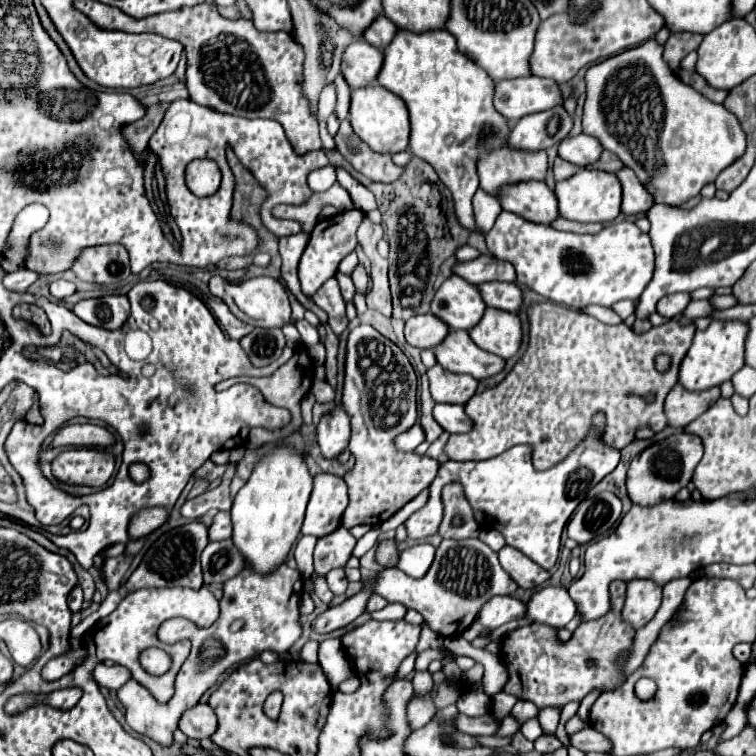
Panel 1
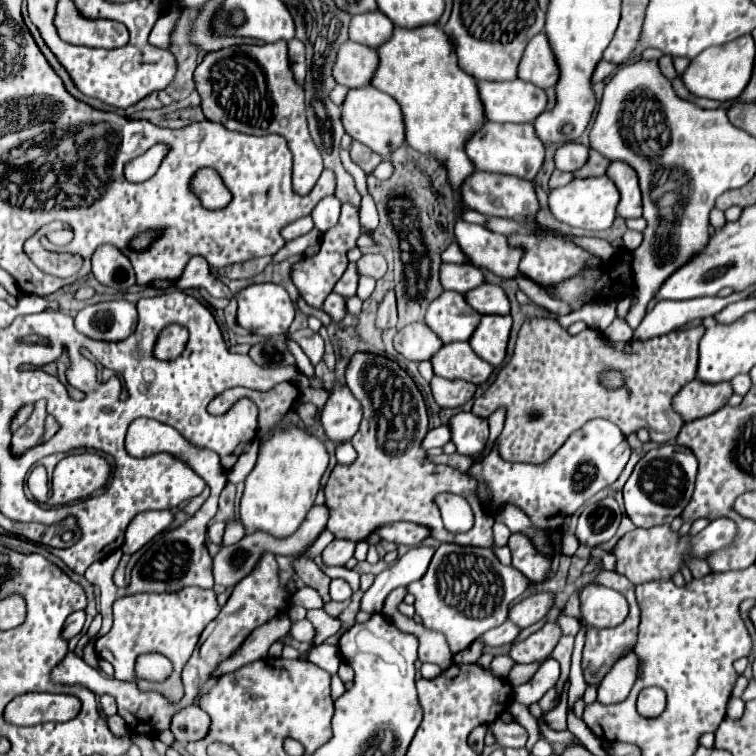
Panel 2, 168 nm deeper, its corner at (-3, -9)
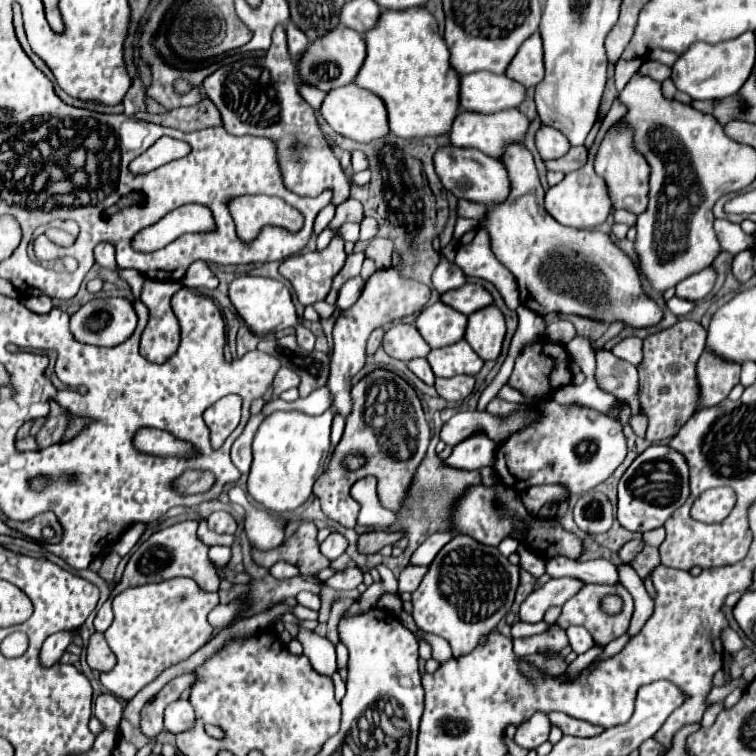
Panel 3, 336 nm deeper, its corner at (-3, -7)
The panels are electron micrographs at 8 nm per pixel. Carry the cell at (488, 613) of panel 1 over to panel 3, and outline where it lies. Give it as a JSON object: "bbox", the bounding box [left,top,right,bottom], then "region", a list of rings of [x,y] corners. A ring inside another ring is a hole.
{"bbox":[520,578,584,622],"region":[[[556,578],[556,580],[548,580],[542,588],[534,590],[524,604],[520,606],[520,620],[522,622],[540,622],[544,618],[544,612],[550,606],[562,606],[568,598],[572,598],[580,588],[584,586],[584,582],[576,580],[576,578]]]}

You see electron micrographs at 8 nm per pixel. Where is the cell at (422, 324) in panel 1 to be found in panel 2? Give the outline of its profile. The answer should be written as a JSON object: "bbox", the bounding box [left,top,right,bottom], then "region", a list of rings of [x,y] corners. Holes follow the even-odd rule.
{"bbox":[394,324,442,362],"region":[[[408,324],[394,336],[394,348],[414,362],[430,360],[440,346],[442,340],[438,340],[438,334],[434,334],[426,324]]]}

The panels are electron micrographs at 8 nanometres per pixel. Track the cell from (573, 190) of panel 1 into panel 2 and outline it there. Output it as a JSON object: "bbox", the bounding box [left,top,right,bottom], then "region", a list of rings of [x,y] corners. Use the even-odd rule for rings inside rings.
{"bbox":[548,176,620,230],"region":[[[608,176],[584,178],[584,180],[574,178],[570,184],[552,190],[548,198],[550,210],[560,222],[574,228],[586,228],[586,230],[608,230],[616,218],[618,202],[620,202],[620,192]]]}

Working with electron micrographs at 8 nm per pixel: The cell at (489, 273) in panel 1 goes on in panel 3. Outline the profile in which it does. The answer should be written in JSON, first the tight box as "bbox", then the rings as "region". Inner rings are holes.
{"bbox":[432,237,466,294],"region":[[[438,237],[434,239],[432,245],[433,248],[440,253],[441,259],[438,268],[436,268],[434,274],[432,274],[432,284],[434,284],[434,288],[436,288],[440,294],[444,294],[444,292],[448,292],[448,290],[454,290],[454,288],[462,286],[462,284],[466,282],[466,276],[464,276],[464,272],[462,272],[456,264],[450,264],[450,262],[444,260]]]}

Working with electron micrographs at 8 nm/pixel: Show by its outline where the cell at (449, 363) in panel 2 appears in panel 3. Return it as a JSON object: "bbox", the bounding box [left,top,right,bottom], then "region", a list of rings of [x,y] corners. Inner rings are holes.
{"bbox":[426,340,484,378],"region":[[[460,340],[446,348],[430,350],[426,360],[432,366],[432,372],[436,376],[444,376],[444,378],[452,378],[456,374],[474,376],[484,366],[484,360],[470,348],[470,344],[466,340]]]}

